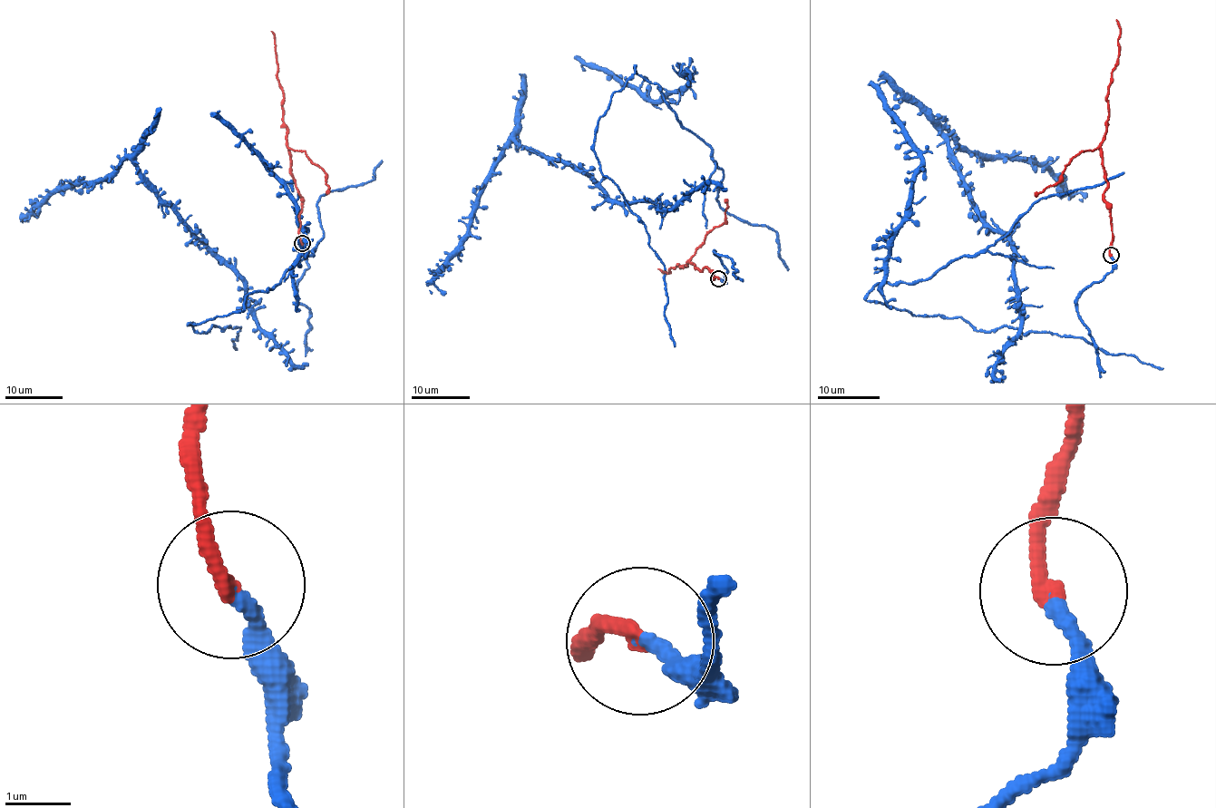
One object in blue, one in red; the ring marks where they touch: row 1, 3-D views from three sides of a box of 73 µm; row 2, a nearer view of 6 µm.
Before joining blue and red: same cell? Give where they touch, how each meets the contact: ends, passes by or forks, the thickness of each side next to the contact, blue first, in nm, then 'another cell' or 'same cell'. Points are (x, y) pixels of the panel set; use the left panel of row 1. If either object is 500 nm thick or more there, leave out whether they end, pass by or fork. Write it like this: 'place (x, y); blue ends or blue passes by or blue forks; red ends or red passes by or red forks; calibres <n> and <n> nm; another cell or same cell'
place (302, 243); blue ends; red ends; calibres 220 and 260 nm; same cell

